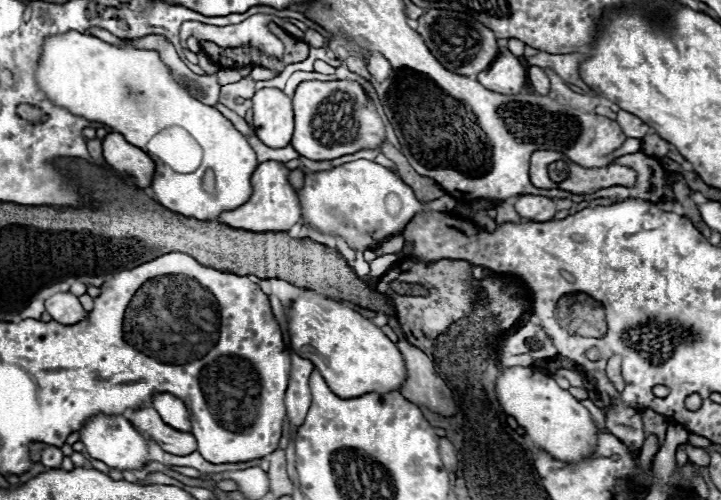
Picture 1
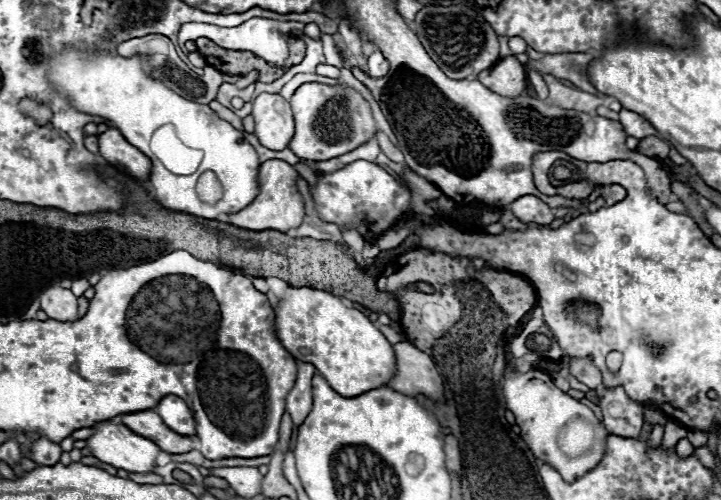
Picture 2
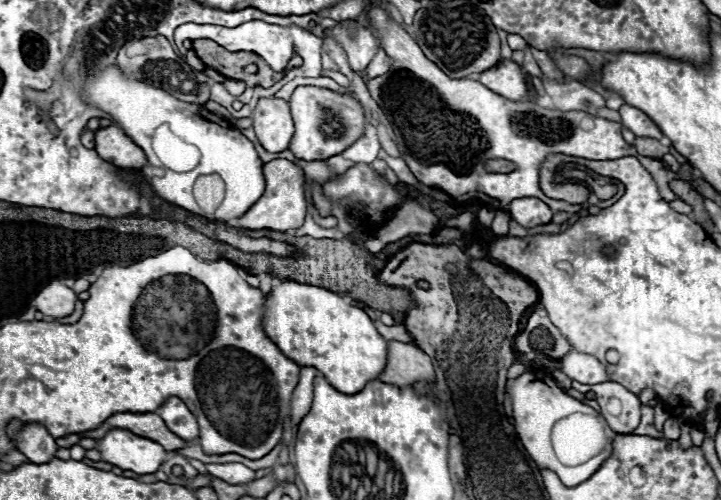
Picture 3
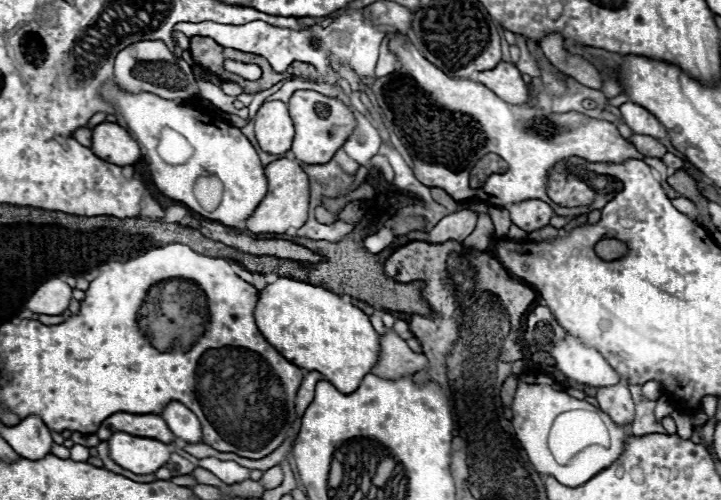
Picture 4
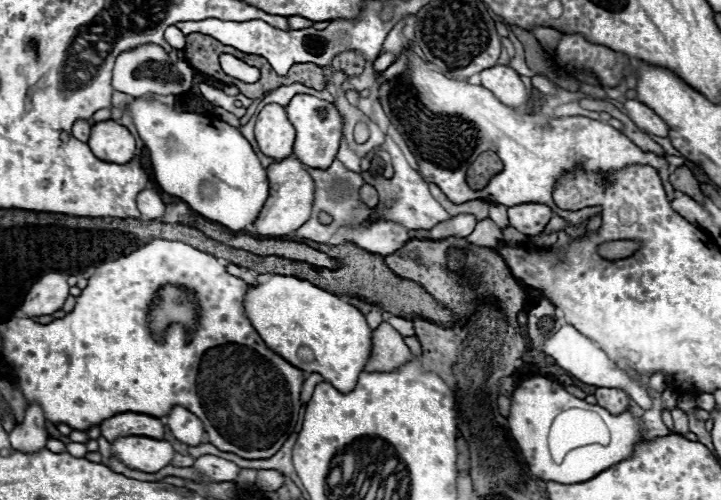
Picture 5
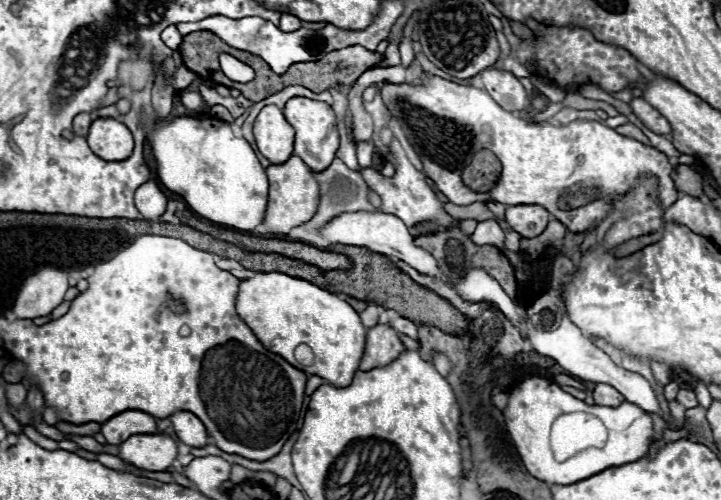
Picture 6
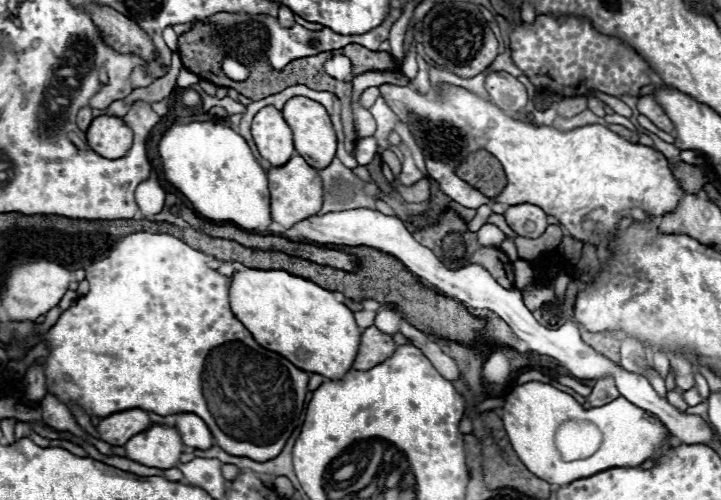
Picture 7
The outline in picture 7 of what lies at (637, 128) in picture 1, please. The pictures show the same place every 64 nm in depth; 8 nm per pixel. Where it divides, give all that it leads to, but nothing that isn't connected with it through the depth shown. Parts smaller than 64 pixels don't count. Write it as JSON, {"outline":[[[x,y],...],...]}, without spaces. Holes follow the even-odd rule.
{"outline":[[[648,94],[648,96],[640,96],[640,98],[638,98],[638,112],[644,114],[646,118],[650,118],[660,130],[674,134],[674,124],[672,124],[672,120],[670,120],[668,114],[662,110],[662,106],[654,100],[654,96],[650,96],[650,94]]]}

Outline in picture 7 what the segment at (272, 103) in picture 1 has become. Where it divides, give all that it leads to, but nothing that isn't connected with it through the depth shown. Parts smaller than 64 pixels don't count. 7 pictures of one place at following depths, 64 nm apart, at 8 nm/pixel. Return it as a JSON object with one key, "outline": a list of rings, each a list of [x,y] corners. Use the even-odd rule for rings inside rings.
{"outline":[[[266,106],[254,116],[252,136],[258,146],[260,156],[272,168],[284,166],[294,154],[292,130],[282,118],[282,112],[276,110],[274,106]]]}

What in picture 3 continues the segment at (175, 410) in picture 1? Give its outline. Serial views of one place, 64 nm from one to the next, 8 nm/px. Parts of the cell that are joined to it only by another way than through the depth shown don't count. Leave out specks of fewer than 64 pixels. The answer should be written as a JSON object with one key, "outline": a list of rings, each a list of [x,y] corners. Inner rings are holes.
{"outline":[[[168,398],[156,412],[162,414],[166,426],[170,426],[170,430],[178,434],[182,440],[190,442],[200,436],[194,414],[186,408],[186,404],[180,398]]]}

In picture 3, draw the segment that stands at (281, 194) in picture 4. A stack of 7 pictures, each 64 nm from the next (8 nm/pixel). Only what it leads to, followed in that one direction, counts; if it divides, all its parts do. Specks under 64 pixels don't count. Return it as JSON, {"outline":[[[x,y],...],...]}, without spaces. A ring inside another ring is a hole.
{"outline":[[[270,160],[264,164],[264,178],[266,178],[264,196],[242,218],[238,218],[238,224],[248,230],[274,230],[274,232],[300,228],[306,218],[304,170],[290,160]]]}

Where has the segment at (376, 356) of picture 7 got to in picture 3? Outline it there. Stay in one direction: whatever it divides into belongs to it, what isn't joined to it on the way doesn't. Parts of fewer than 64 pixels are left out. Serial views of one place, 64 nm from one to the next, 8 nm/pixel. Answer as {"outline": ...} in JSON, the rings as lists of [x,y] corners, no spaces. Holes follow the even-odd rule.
{"outline":[[[388,340],[388,362],[384,372],[378,376],[382,382],[408,386],[418,380],[434,382],[434,368],[430,358],[412,344]]]}

